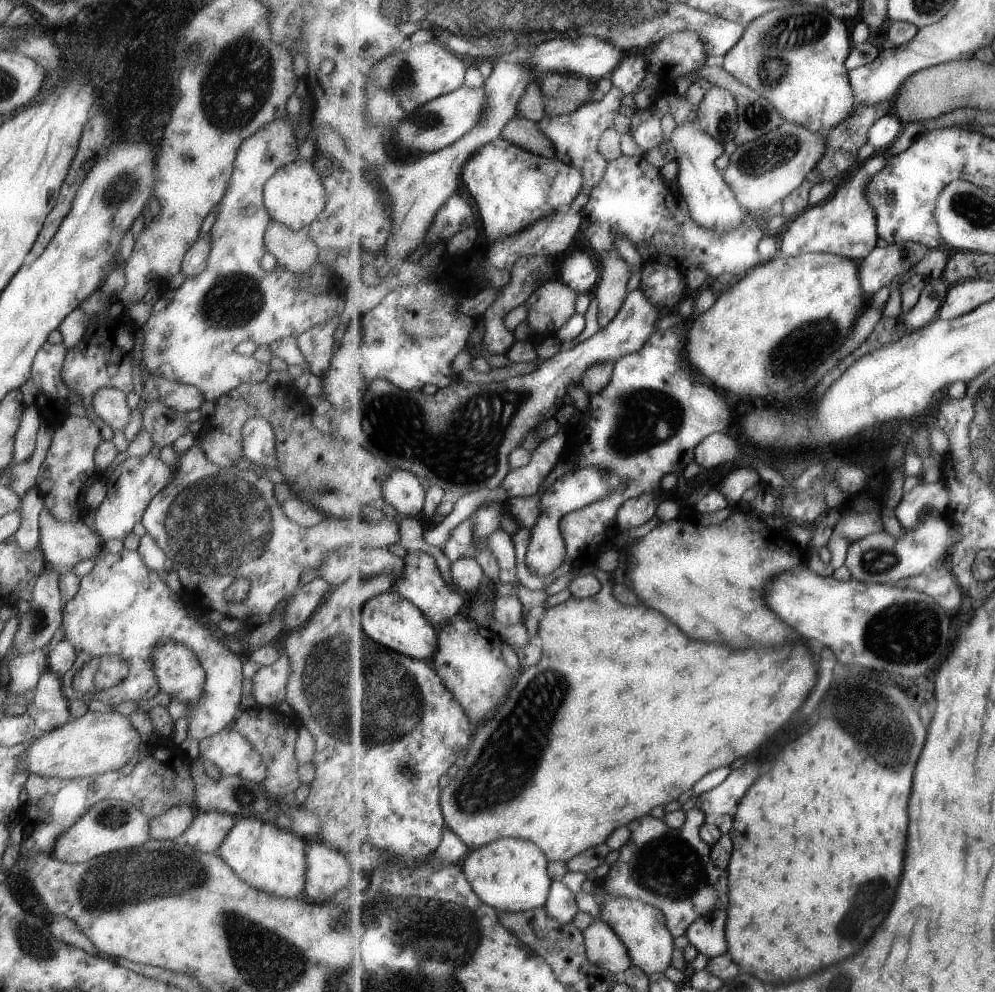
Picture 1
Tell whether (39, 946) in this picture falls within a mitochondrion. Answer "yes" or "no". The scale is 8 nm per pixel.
yes

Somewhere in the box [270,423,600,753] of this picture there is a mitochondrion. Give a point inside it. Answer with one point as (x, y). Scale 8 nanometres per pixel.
(327, 675)

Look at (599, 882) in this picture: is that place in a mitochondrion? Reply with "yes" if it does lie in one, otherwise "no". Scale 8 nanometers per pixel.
no

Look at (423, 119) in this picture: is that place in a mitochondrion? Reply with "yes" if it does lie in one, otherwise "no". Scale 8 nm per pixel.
yes

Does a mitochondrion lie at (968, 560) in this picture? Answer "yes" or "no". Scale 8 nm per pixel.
no

